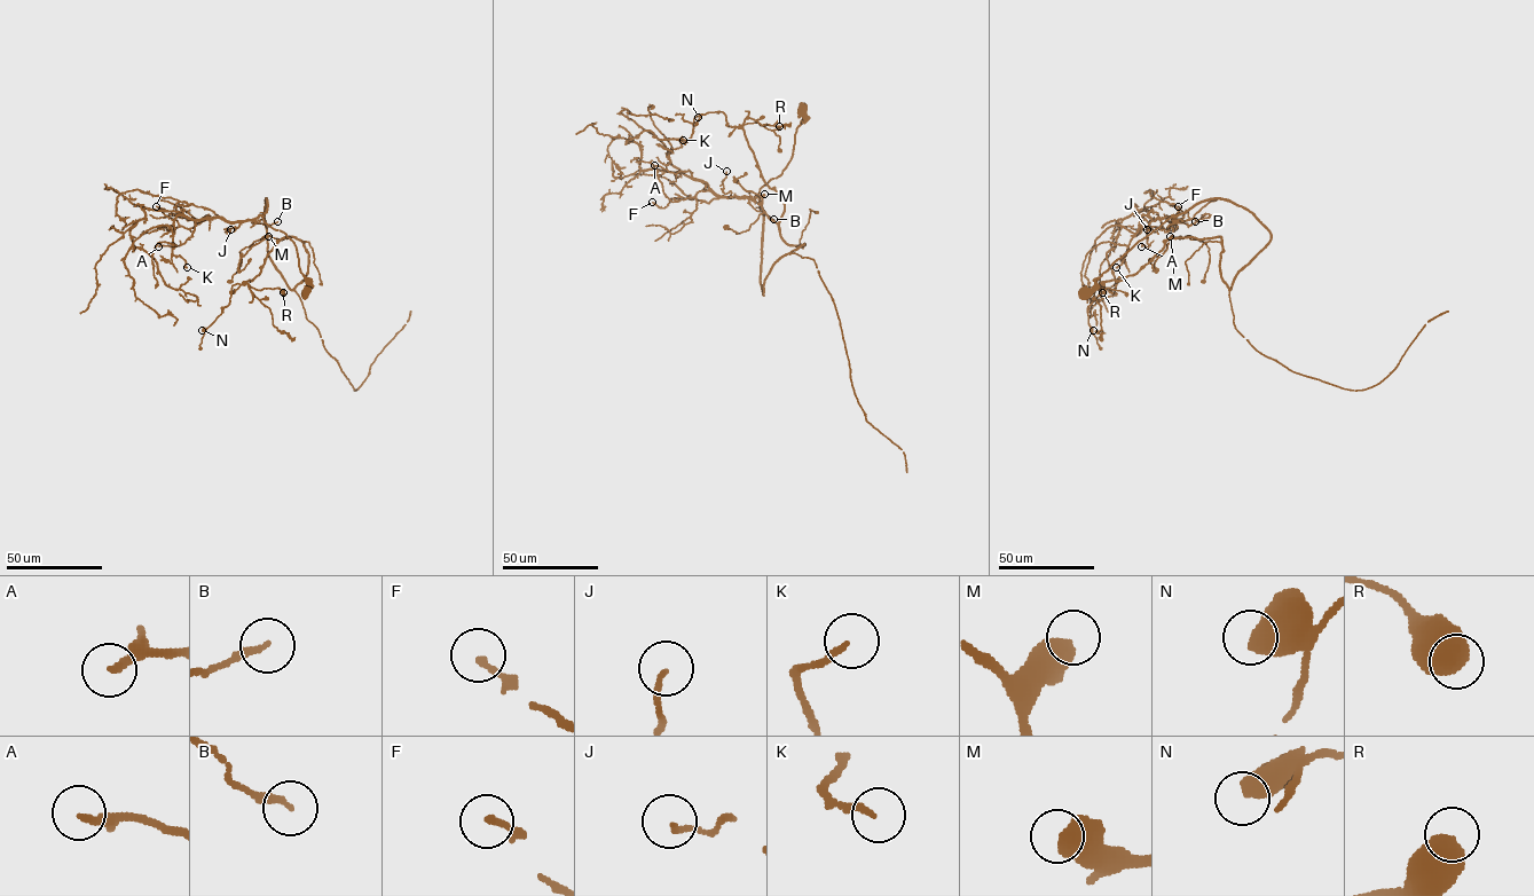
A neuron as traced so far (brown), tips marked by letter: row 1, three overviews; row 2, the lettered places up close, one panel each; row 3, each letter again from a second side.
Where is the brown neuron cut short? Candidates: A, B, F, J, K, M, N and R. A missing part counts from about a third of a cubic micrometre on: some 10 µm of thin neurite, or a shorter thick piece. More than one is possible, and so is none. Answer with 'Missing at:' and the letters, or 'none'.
Missing at: none

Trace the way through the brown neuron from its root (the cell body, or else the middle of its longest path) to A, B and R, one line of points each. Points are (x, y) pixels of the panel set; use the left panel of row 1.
A: (305, 293), (311, 284), (300, 272), (294, 243), (260, 215), (234, 221), (197, 219), (183, 243), (158, 246)
B: (305, 293), (311, 284), (300, 272), (294, 243), (266, 224), (261, 215), (253, 221), (268, 225), (277, 221)
R: (305, 293), (266, 198), (270, 260), (291, 290), (307, 270), (284, 237), (246, 282), (283, 292)

